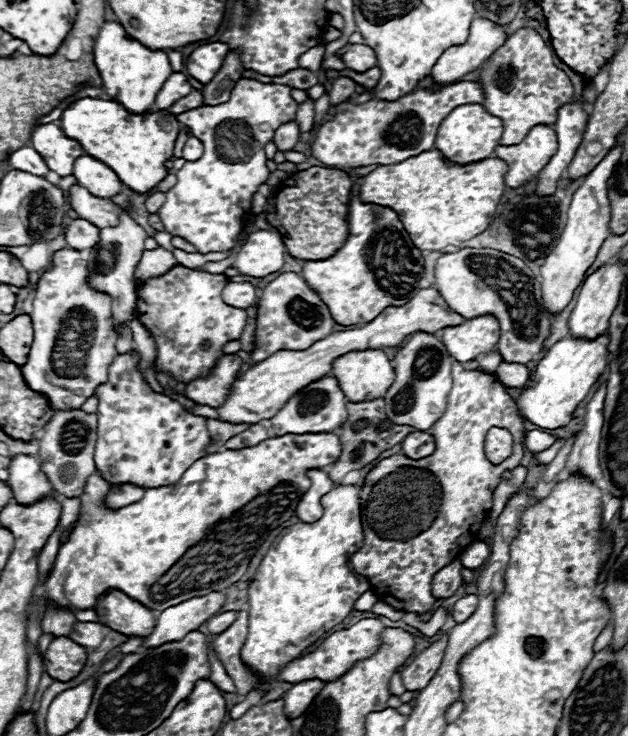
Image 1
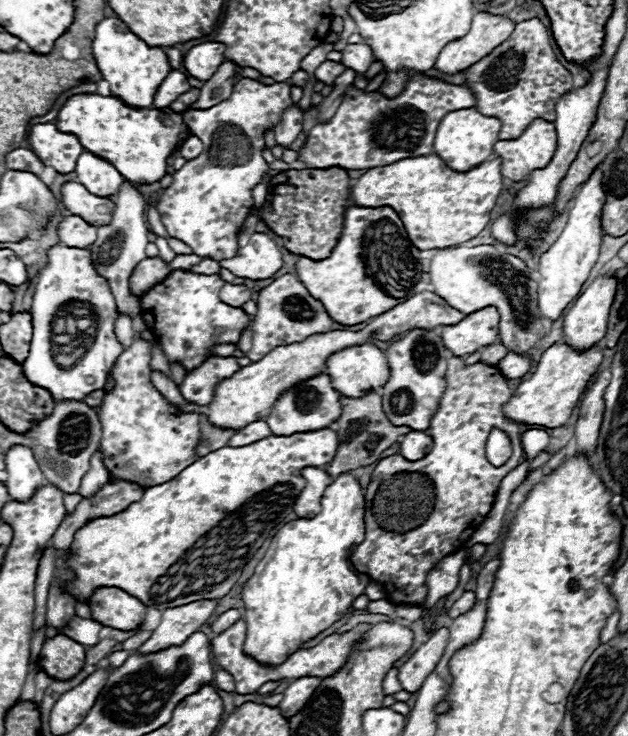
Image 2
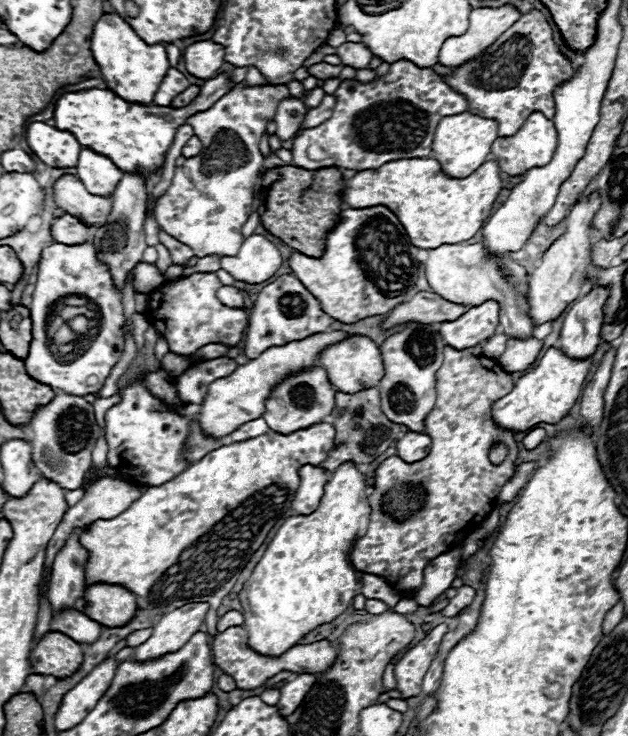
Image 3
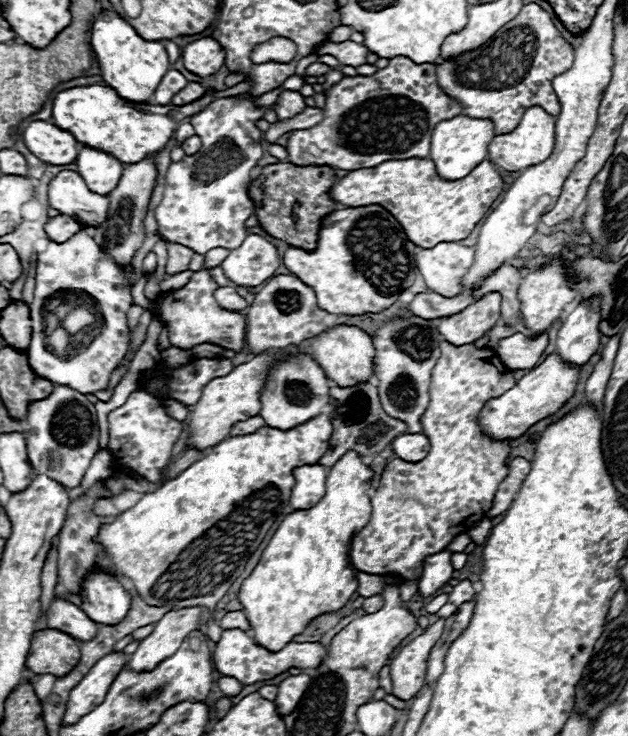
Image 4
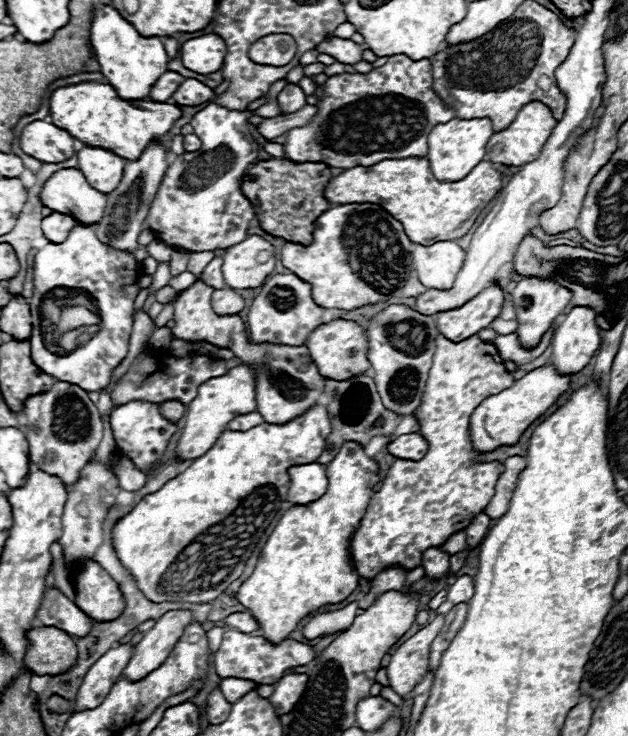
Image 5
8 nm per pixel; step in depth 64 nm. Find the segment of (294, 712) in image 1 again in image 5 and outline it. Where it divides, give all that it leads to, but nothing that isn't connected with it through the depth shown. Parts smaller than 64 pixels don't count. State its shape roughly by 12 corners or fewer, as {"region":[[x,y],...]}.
{"region":[[286,674],[268,698],[288,714],[304,694],[306,674]]}

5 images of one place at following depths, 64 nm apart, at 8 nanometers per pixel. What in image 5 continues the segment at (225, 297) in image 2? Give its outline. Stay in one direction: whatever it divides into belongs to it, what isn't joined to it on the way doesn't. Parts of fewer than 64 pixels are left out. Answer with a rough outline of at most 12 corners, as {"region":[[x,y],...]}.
{"region":[[232,288],[214,290],[218,314],[238,314],[246,304]]}

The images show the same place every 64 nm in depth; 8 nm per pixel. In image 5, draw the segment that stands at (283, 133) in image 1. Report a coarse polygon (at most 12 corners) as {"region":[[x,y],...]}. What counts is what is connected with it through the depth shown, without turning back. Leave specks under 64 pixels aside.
{"region":[[286,84],[276,100],[282,114],[306,106],[298,84]]}

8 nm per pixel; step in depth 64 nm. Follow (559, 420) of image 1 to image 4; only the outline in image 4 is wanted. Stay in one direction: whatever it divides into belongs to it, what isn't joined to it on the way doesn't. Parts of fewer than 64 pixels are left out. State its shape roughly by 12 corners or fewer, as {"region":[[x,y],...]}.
{"region":[[552,352],[492,398],[480,424],[520,438],[574,394],[582,366]]}

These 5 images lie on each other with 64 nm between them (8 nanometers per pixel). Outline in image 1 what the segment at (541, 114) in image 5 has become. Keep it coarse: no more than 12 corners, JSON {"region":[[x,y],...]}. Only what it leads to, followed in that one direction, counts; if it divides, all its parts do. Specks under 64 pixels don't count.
{"region":[[534,126],[524,142],[498,146],[506,186],[536,178],[556,152],[552,126]]}

